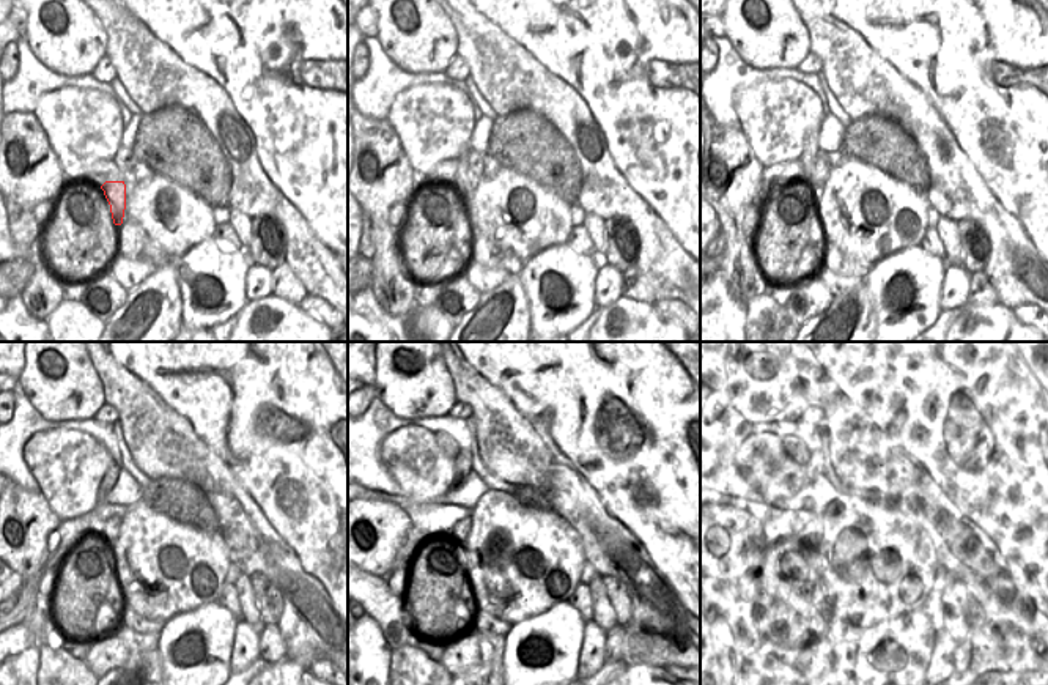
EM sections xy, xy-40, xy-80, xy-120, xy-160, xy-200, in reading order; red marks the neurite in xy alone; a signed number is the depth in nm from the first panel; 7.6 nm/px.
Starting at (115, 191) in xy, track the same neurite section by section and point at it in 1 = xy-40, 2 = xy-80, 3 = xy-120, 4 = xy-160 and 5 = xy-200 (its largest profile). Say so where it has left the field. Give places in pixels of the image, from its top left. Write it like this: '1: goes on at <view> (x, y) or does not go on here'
1: goes on at xy-40 (466, 183)
2: goes on at xy-80 (811, 147)
3: goes on at xy-120 (110, 476)
4: goes on at xy-160 (461, 463)
5: goes on at xy-200 (814, 466)

